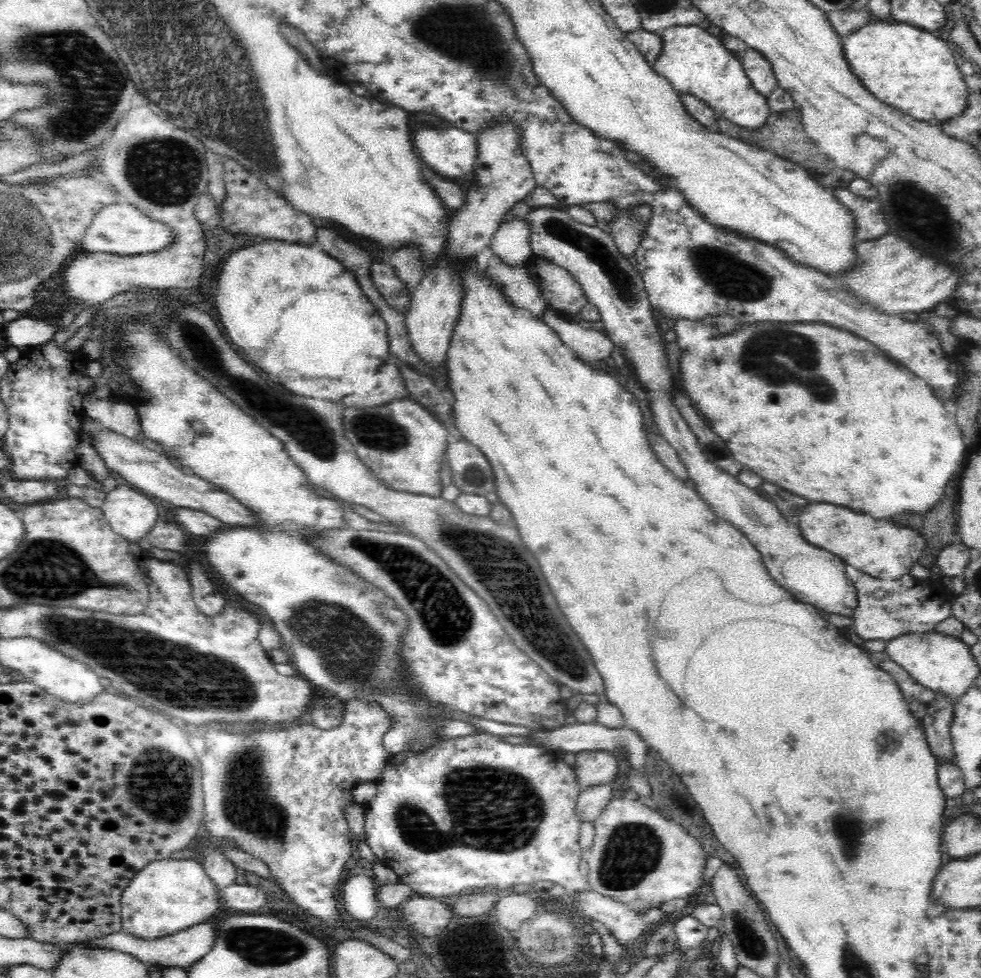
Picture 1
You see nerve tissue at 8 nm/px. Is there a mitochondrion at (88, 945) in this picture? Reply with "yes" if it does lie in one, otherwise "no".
no

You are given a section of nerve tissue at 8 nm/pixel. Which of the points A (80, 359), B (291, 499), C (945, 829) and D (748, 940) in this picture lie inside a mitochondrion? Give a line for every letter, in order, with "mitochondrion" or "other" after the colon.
A: other
B: other
C: other
D: mitochondrion

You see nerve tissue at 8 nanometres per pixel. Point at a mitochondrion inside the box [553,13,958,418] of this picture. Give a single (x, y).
(786, 353)

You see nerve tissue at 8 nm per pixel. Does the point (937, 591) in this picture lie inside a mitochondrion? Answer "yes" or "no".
no

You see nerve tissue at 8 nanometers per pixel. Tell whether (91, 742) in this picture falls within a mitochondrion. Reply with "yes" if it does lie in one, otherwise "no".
no

